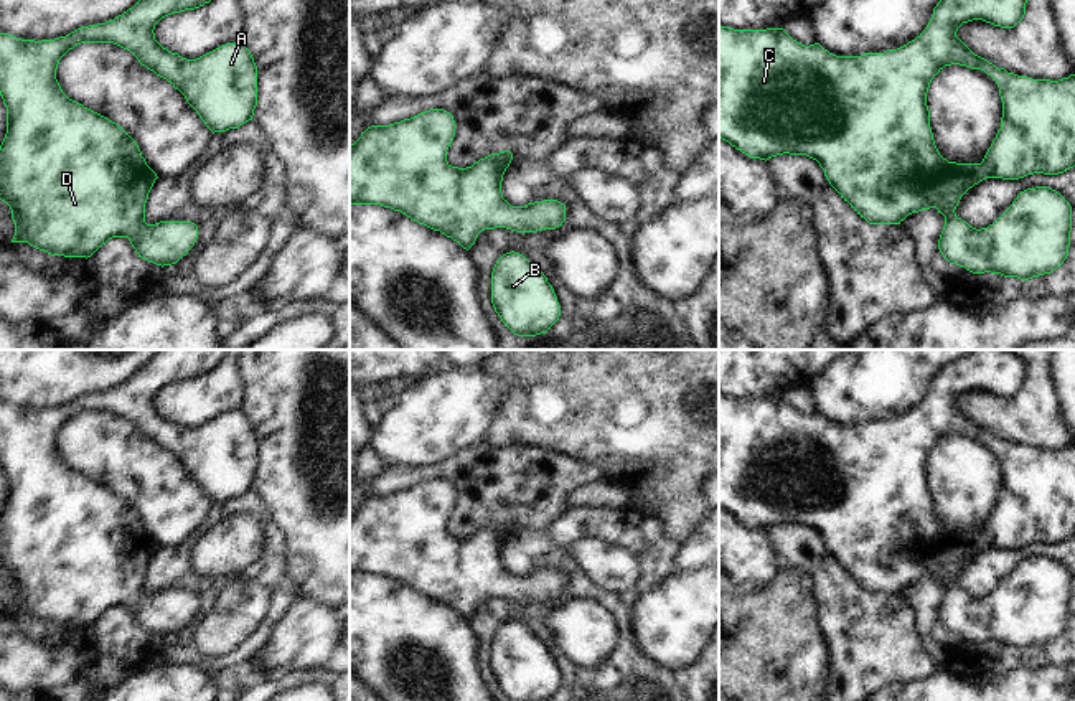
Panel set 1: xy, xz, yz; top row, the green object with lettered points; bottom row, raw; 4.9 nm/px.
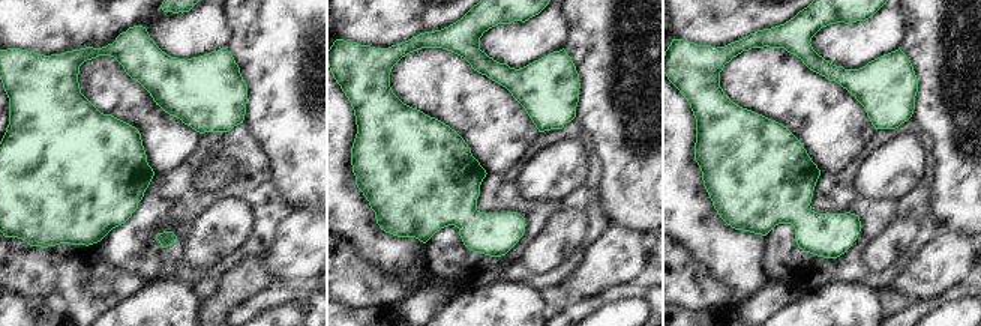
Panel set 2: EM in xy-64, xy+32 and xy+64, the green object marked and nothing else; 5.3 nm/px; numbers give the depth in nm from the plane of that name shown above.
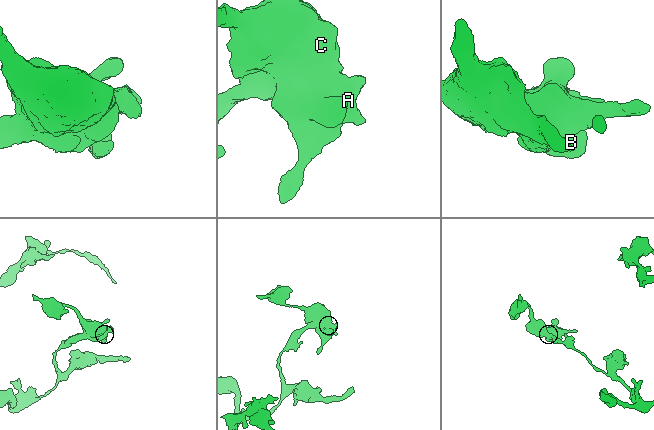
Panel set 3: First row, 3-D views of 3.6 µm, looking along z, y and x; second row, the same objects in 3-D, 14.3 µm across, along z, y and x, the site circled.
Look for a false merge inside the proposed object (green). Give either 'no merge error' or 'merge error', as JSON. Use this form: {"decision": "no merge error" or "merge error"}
{"decision": "no merge error"}

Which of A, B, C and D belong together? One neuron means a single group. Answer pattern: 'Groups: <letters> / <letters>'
Groups: A B C D

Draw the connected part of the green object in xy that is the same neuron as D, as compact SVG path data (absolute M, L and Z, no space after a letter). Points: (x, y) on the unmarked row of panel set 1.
M160 350L132 378L106 393L81 396L54 409L21 409L0 402L0 465L7 477L7 503L0 515L0 569L12 579L15 605L12 612L28 612L51 625L91 627L112 607L127 607L138 627L157 635L176 633L198 609L198 595L191 590L145 592L145 572L158 548L147 534L137 511L115 492L69 468L58 449L59 429L81 412L114 412L130 421L142 435L167 449L196 480L204 495L214 501L239 498L252 490L257 475L257 435L251 421L239 409L226 412L196 429L181 427L155 409L155 394L185 379L195 379L219 365L226 350Z

